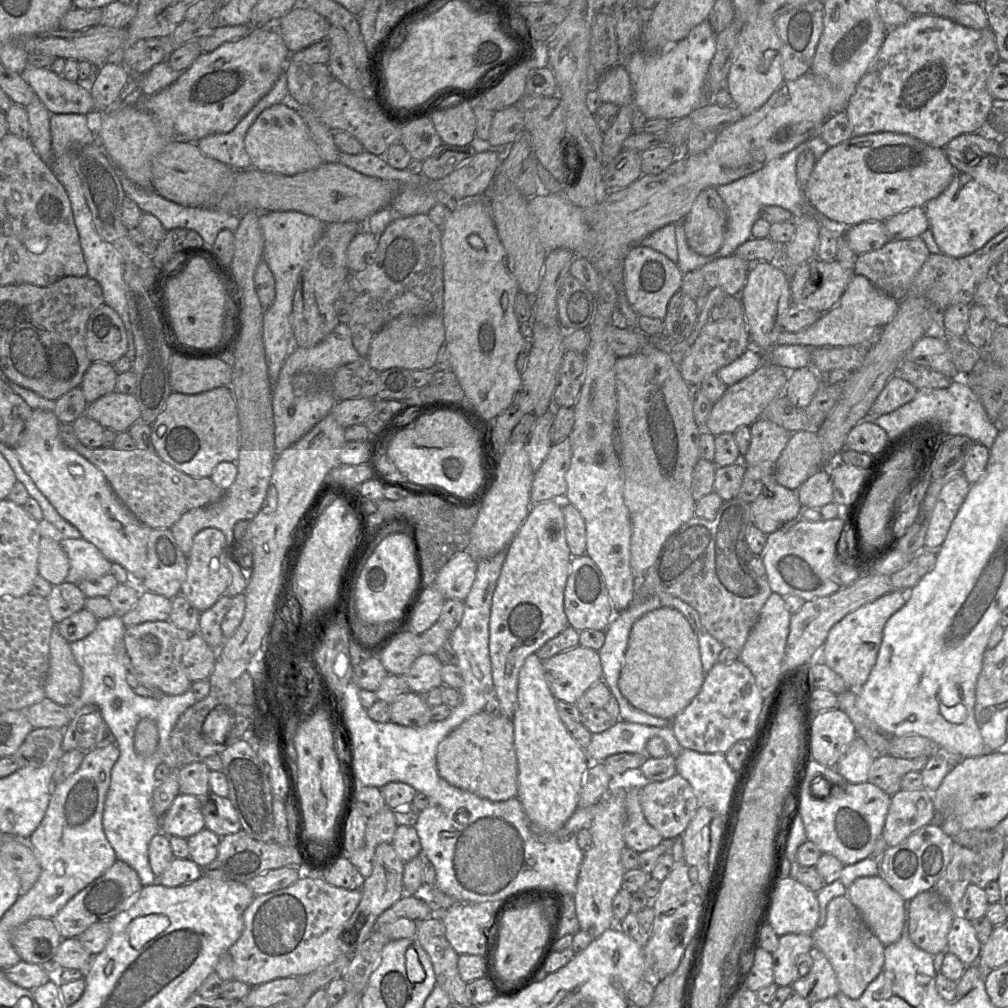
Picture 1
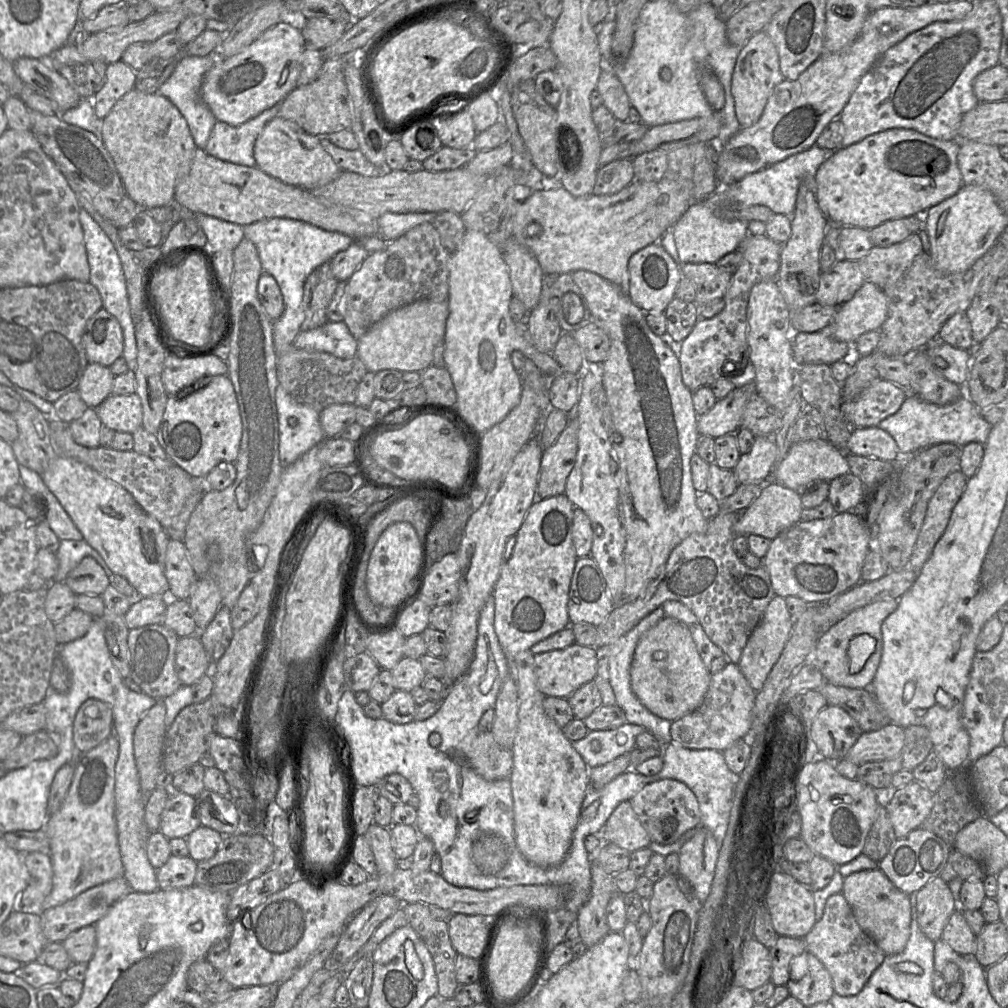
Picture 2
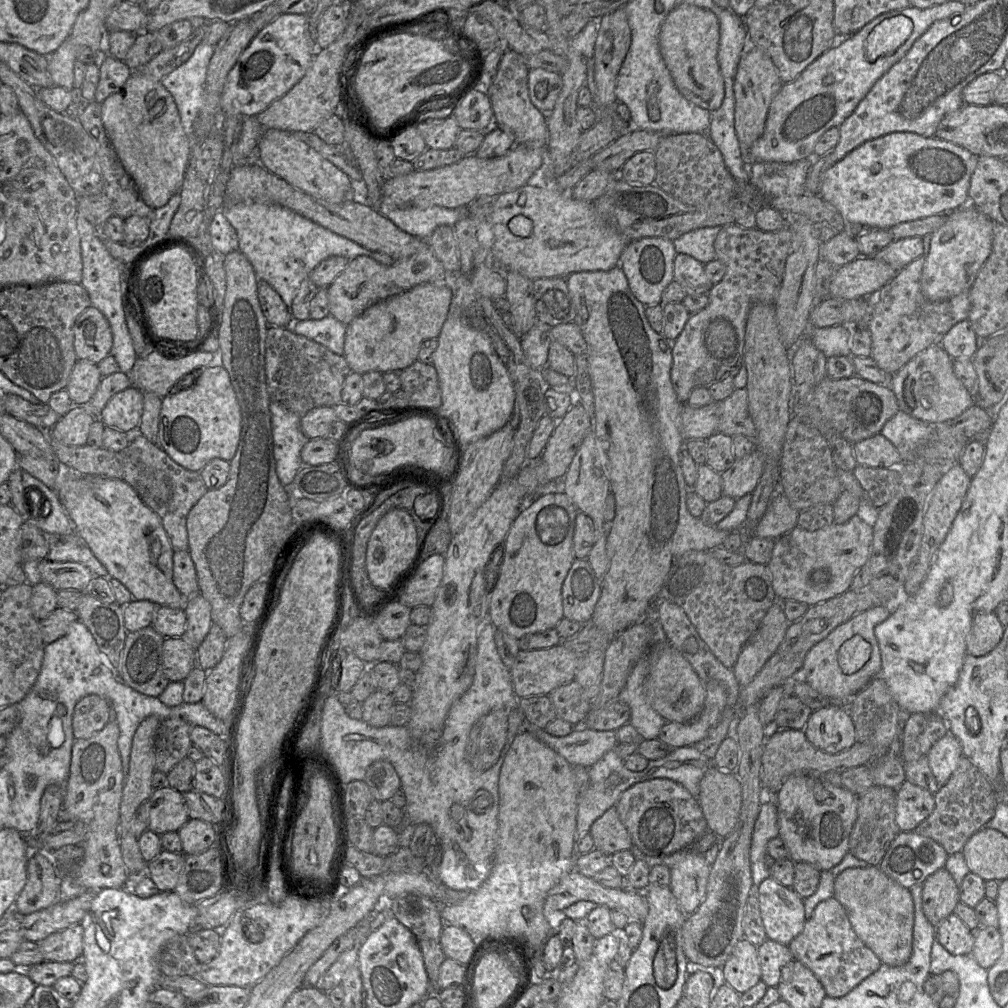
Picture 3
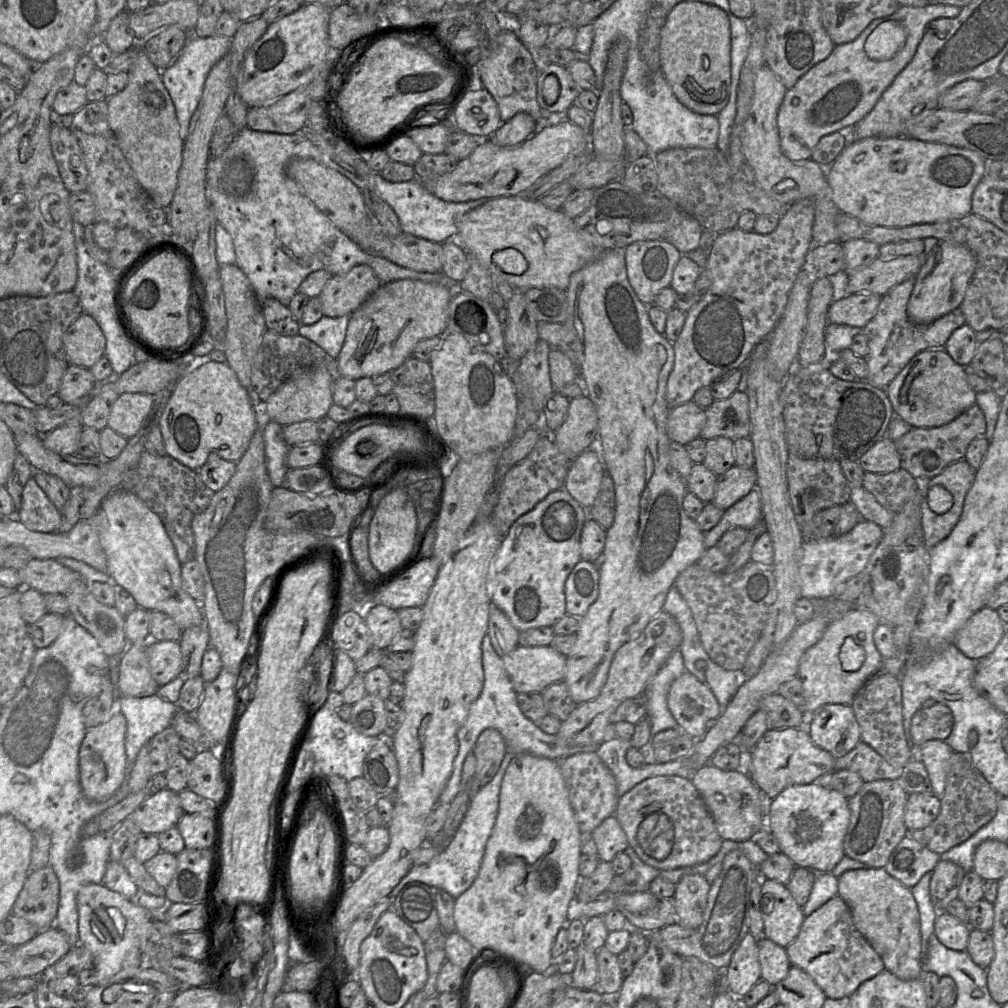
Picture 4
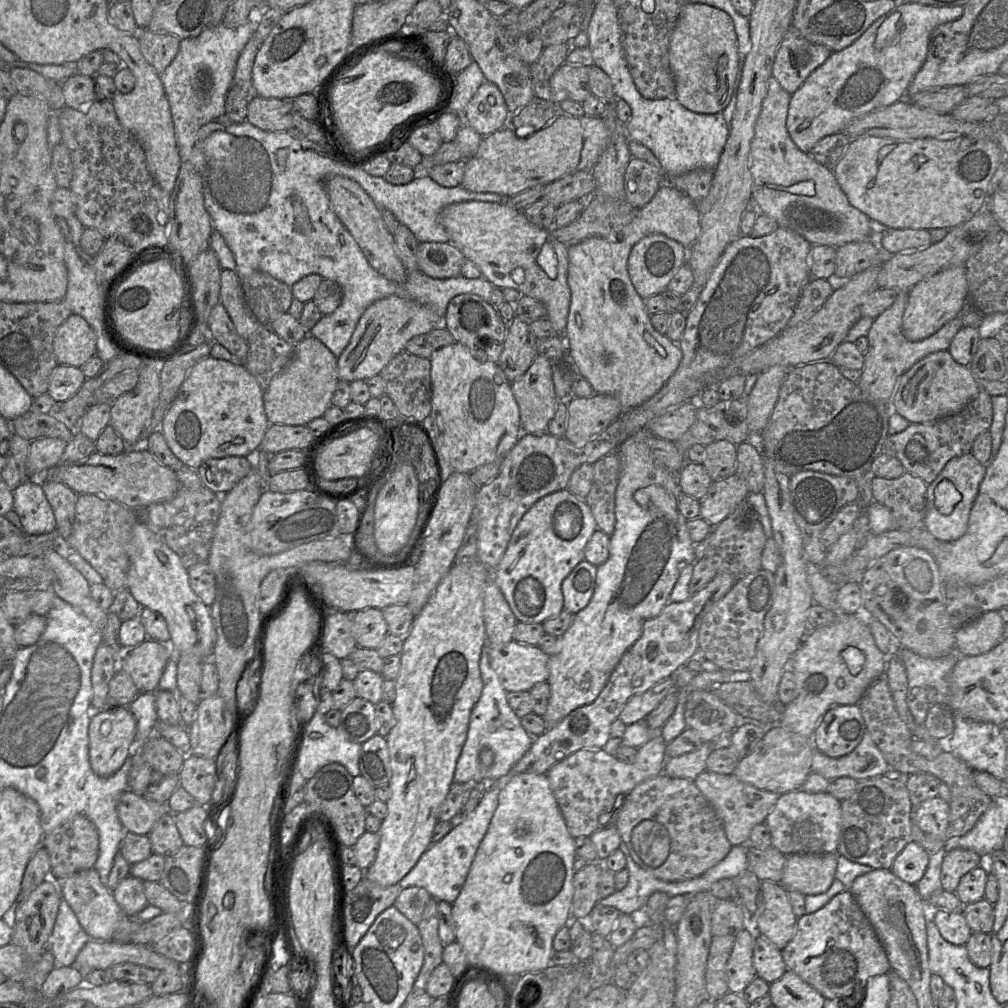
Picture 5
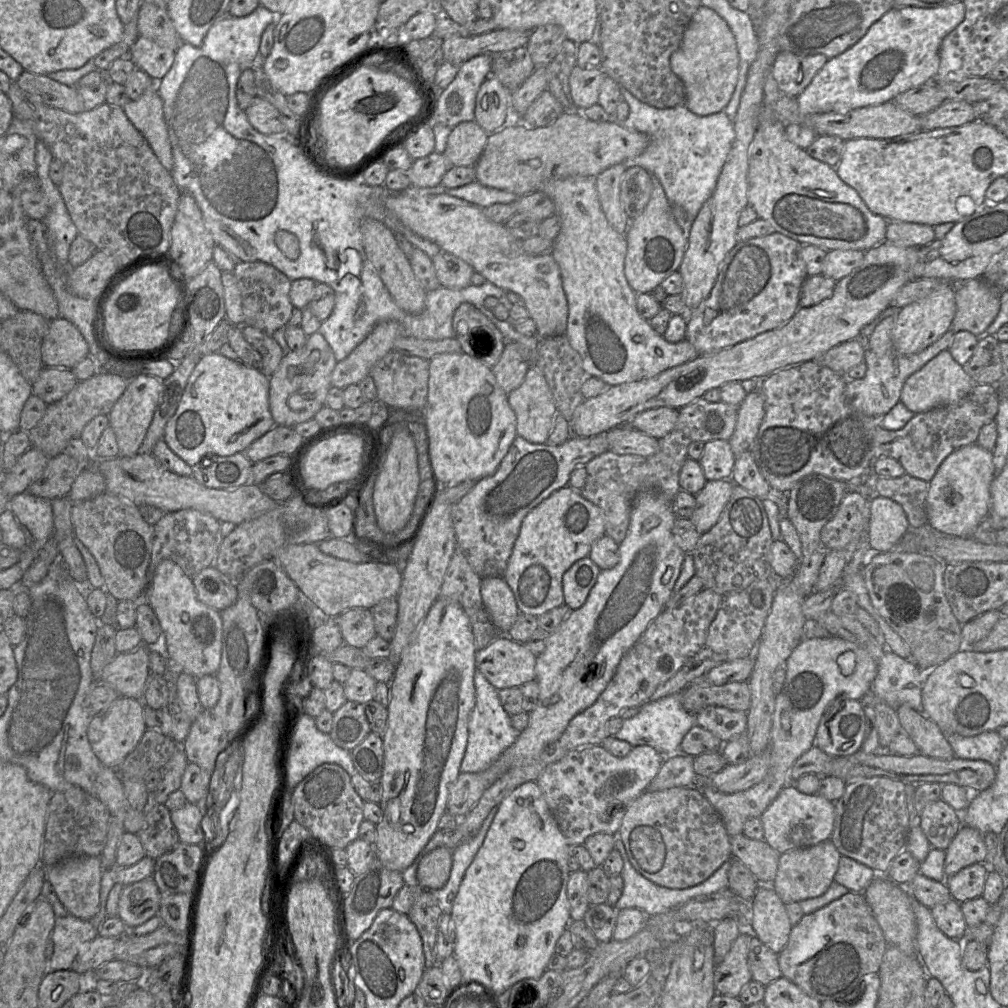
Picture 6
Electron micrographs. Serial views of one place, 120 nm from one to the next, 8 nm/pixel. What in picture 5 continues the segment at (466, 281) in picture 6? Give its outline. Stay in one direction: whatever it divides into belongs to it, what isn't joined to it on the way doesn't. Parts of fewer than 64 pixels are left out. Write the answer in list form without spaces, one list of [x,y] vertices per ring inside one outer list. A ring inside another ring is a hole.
[[[419,243],[417,253],[418,270],[428,277],[446,279],[460,276],[466,259],[452,243]]]

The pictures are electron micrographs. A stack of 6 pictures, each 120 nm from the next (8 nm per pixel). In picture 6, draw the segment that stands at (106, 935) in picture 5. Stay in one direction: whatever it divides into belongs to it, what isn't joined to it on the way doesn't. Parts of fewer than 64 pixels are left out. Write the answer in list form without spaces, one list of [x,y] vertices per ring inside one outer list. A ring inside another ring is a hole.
[[[76,856],[65,859],[55,865],[45,867],[46,880],[51,883],[55,893],[69,914],[83,920],[92,919],[100,909],[100,882],[102,864],[100,857]]]

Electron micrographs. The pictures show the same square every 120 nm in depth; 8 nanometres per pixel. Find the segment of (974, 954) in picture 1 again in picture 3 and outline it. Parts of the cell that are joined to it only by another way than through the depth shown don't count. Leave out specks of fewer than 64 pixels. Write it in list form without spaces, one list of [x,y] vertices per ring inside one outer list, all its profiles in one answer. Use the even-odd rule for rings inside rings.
[[[952,913],[937,926],[936,939],[951,954],[971,955],[974,932]]]

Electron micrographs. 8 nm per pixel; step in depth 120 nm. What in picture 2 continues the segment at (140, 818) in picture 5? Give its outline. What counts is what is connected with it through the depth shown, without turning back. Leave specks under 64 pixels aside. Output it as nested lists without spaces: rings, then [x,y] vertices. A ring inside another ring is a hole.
[[[172,792],[161,815],[160,831],[168,838],[185,838],[201,826],[195,816],[196,798]]]

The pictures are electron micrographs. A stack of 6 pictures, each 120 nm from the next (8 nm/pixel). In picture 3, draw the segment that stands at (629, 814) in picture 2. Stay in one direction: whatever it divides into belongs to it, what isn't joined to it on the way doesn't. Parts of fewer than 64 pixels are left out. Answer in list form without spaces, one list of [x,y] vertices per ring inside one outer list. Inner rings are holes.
[[[611,808],[594,822],[590,829],[595,849],[607,855],[631,850],[634,846],[630,834],[621,822],[616,808]]]

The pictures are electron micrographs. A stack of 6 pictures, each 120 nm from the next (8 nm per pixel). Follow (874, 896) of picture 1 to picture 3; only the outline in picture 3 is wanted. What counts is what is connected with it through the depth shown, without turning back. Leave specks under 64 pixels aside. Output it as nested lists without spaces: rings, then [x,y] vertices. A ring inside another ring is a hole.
[[[878,866],[848,868],[835,878],[834,897],[845,907],[849,921],[860,940],[870,948],[882,964],[902,966],[912,955],[914,904],[910,889],[901,886]]]

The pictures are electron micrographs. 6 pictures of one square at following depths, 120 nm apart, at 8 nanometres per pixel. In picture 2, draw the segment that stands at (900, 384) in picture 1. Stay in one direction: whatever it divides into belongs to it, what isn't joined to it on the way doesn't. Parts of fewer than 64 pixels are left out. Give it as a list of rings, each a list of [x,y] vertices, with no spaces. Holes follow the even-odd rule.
[[[877,379],[856,400],[843,401],[841,411],[853,428],[874,427],[896,413],[907,396],[895,383]]]

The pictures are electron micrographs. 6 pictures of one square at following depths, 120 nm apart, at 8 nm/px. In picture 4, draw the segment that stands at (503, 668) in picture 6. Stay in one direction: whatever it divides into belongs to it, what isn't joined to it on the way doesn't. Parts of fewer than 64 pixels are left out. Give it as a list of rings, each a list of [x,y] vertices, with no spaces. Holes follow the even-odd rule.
[[[518,645],[502,657],[517,694],[542,693],[551,684],[562,682],[567,657],[549,646]]]

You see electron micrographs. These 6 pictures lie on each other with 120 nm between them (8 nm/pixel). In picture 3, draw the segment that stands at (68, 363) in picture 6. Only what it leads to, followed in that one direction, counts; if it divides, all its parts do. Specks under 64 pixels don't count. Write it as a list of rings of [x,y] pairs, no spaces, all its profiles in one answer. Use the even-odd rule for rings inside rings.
[[[93,306],[85,309],[73,326],[74,349],[78,360],[98,364],[110,355],[113,335],[104,314]]]

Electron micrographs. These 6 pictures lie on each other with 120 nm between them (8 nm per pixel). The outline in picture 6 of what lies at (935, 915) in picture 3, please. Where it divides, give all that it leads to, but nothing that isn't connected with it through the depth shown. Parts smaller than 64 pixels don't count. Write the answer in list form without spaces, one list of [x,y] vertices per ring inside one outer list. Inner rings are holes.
[[[961,826],[945,850],[944,874],[950,877],[969,865],[987,864],[987,860],[984,835],[975,828]]]

